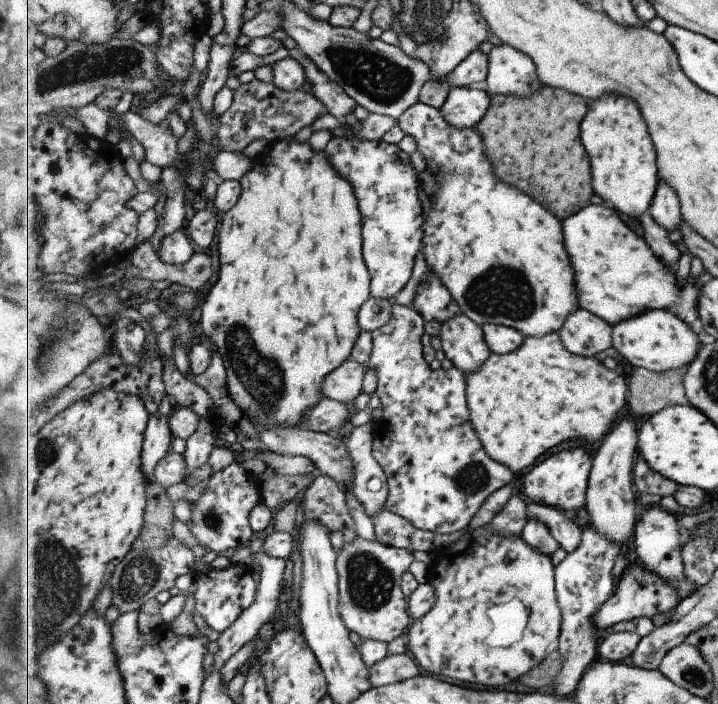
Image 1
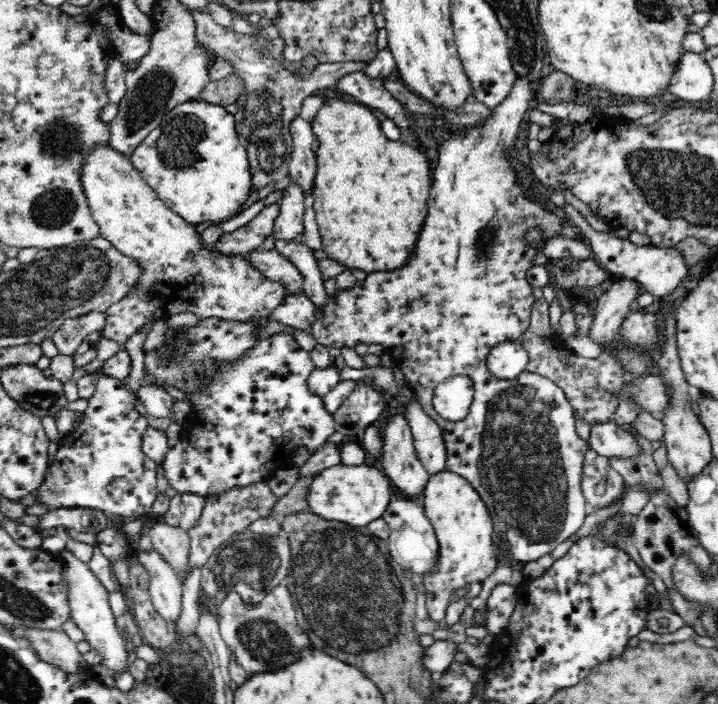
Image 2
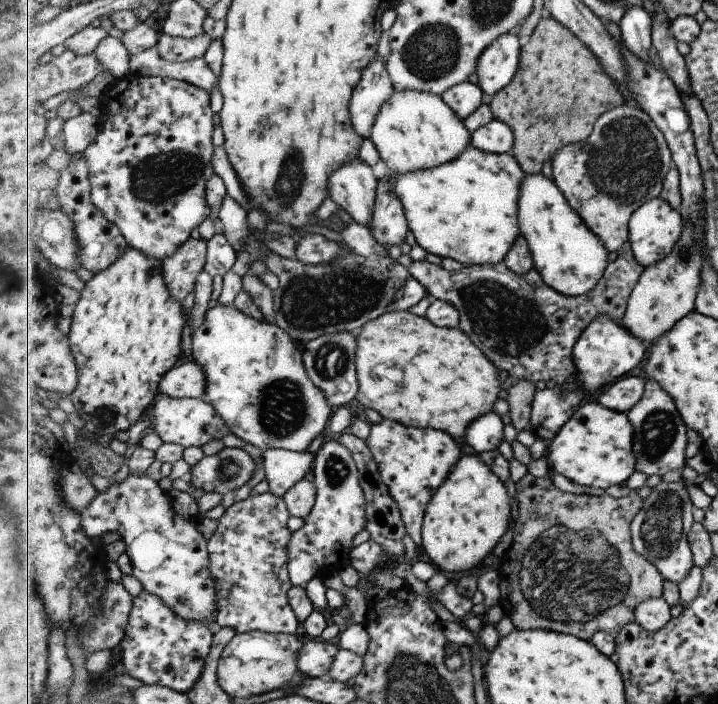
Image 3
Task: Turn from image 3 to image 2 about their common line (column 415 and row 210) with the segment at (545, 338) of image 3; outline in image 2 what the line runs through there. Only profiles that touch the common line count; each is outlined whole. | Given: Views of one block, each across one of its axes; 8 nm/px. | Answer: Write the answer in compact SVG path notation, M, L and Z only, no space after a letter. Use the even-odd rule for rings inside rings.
M276 205L265 206L246 225L233 232L224 233L210 249L216 255L234 256L237 254L244 255L250 252L250 250L259 248L264 242L264 238L272 234L276 216Z

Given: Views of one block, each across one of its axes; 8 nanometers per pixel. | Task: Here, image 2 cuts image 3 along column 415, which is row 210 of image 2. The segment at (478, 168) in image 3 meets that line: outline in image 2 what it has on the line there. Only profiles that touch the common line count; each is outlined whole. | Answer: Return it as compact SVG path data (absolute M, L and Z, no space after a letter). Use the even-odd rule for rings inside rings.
M199 99L179 104L148 133L130 157L143 179L157 192L160 200L163 200L172 212L195 226L207 221L212 224L227 222L241 211L241 205L249 197L250 171L247 150L240 144L235 115L228 113L223 105Z

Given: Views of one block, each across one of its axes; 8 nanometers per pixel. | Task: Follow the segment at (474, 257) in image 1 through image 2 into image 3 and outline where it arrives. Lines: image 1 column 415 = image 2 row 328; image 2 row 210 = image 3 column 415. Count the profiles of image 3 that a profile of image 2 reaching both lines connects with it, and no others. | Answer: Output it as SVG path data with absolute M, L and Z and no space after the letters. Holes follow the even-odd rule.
M425 91L395 92L384 104L370 139L381 160L393 173L432 169L459 158L472 144L472 132L441 95Z

